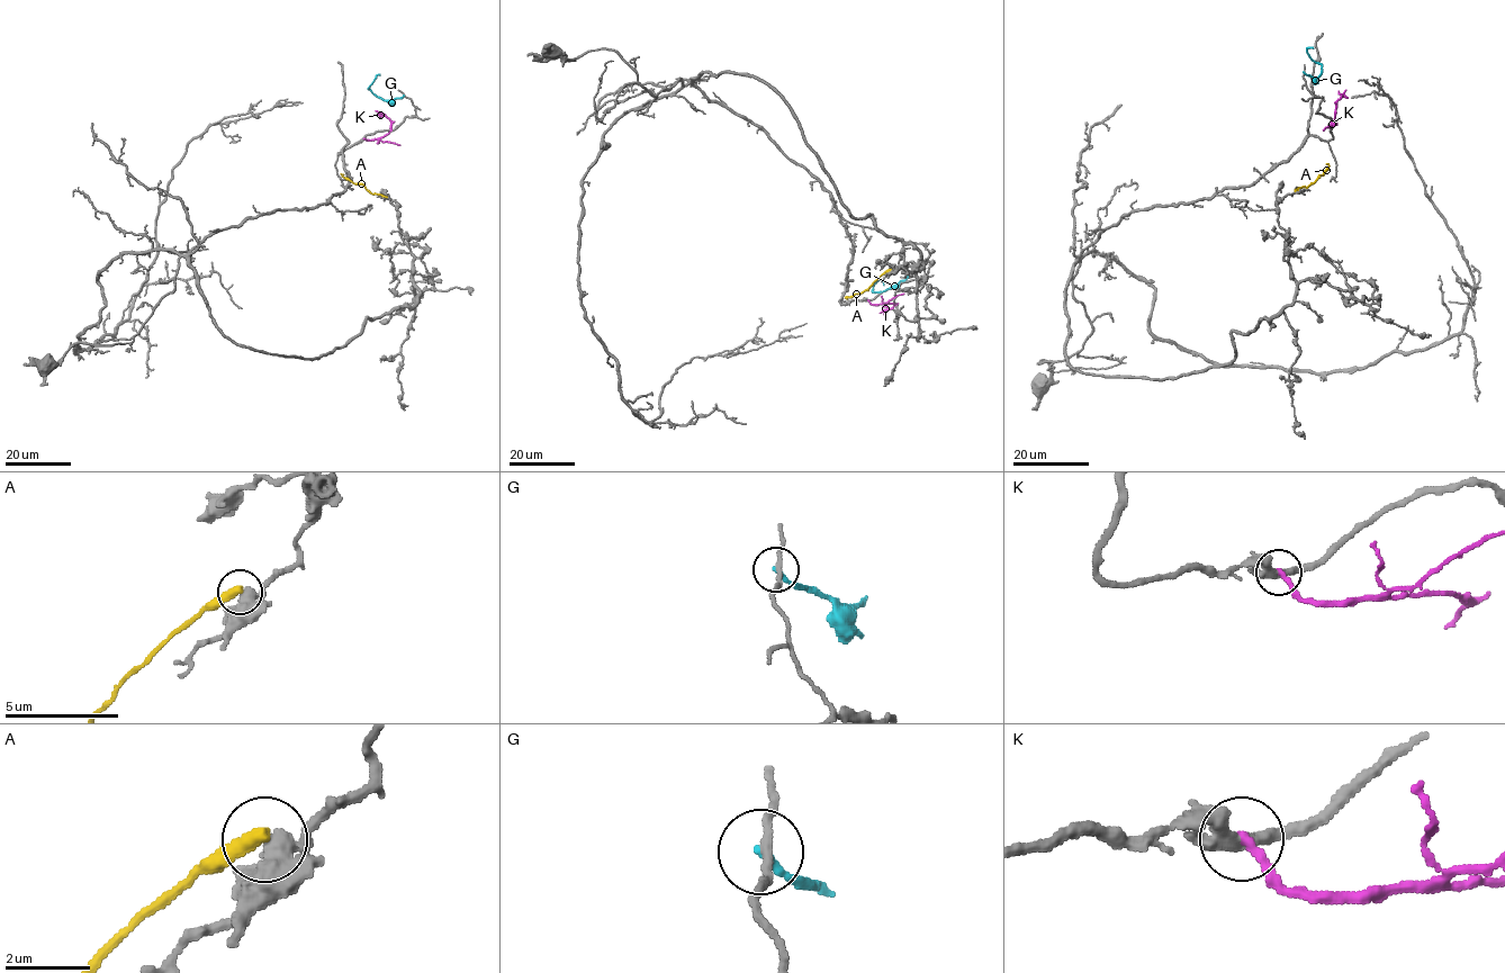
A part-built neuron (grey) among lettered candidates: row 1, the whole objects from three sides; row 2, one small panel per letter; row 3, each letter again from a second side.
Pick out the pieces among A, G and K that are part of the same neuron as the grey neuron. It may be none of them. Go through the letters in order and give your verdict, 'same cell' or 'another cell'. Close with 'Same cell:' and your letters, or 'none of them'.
A: another cell
G: another cell
K: another cell
Same cell: none of them

